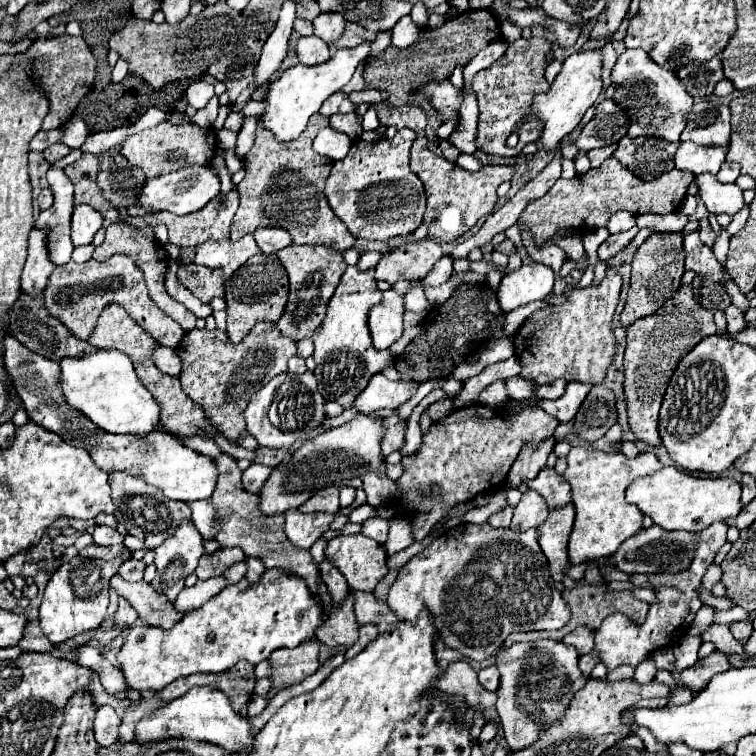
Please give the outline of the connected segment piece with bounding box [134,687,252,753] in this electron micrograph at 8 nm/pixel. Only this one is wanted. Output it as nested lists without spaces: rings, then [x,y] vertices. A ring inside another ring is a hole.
[[[192,687],[186,695],[174,699],[166,707],[158,709],[150,717],[142,719],[136,727],[136,741],[148,743],[158,739],[170,739],[170,737],[186,737],[186,739],[200,739],[210,741],[220,747],[224,747],[228,753],[238,751],[240,747],[246,747],[246,751],[252,749],[252,735],[248,719],[240,717],[228,703],[228,697],[212,687]]]

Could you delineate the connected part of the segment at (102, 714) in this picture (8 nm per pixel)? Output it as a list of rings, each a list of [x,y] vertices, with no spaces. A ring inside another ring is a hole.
[[[108,705],[98,707],[96,711],[96,719],[94,719],[94,735],[96,735],[96,743],[106,747],[118,741],[118,729],[120,725],[120,717],[116,715],[116,711]]]

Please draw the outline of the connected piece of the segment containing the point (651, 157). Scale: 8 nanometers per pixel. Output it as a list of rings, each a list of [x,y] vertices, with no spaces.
[[[622,137],[618,149],[612,157],[616,157],[622,167],[634,173],[642,181],[652,181],[662,173],[674,169],[674,153],[680,143],[660,141],[658,137]]]

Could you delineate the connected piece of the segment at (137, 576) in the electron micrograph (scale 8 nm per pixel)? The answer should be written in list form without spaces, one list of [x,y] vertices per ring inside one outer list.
[[[128,559],[120,565],[118,569],[118,575],[124,577],[126,581],[140,581],[142,579],[142,573],[144,573],[144,563],[142,561],[136,561],[136,559]]]

